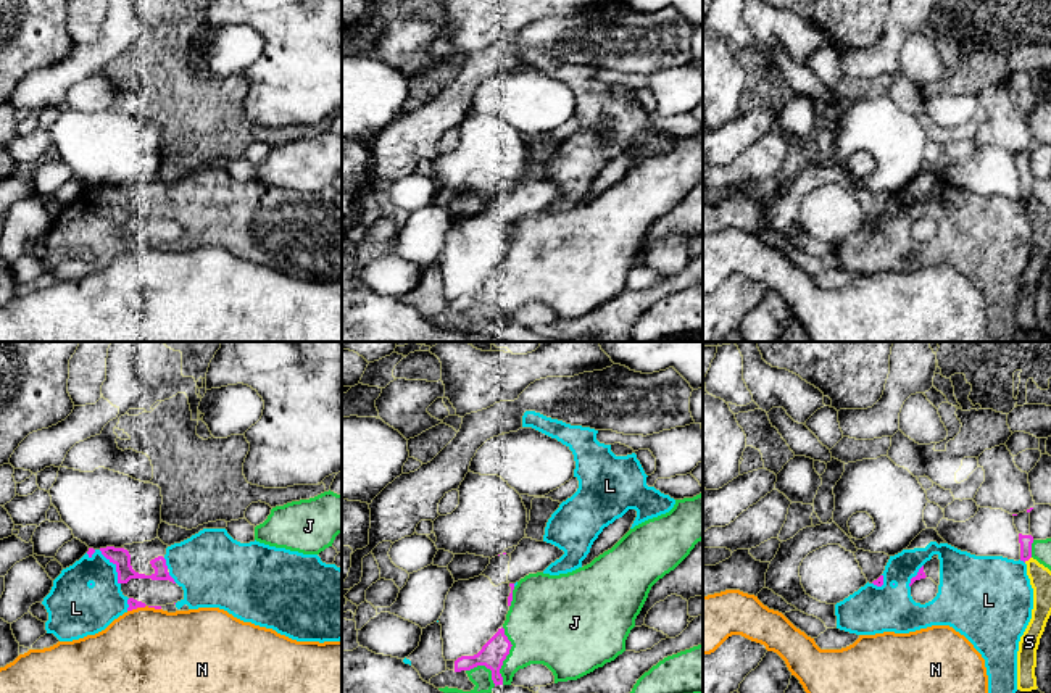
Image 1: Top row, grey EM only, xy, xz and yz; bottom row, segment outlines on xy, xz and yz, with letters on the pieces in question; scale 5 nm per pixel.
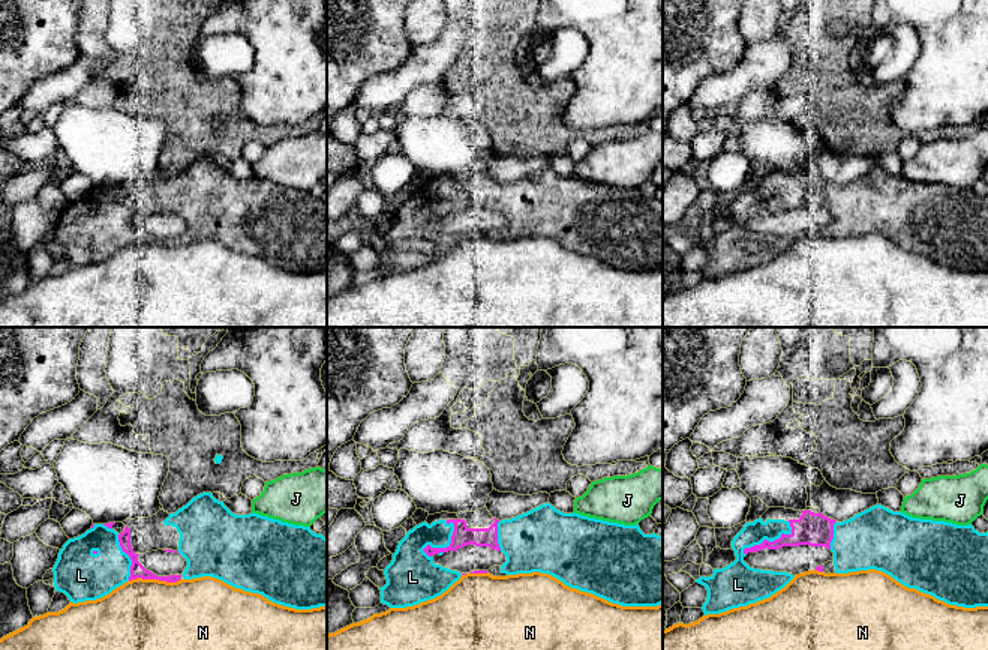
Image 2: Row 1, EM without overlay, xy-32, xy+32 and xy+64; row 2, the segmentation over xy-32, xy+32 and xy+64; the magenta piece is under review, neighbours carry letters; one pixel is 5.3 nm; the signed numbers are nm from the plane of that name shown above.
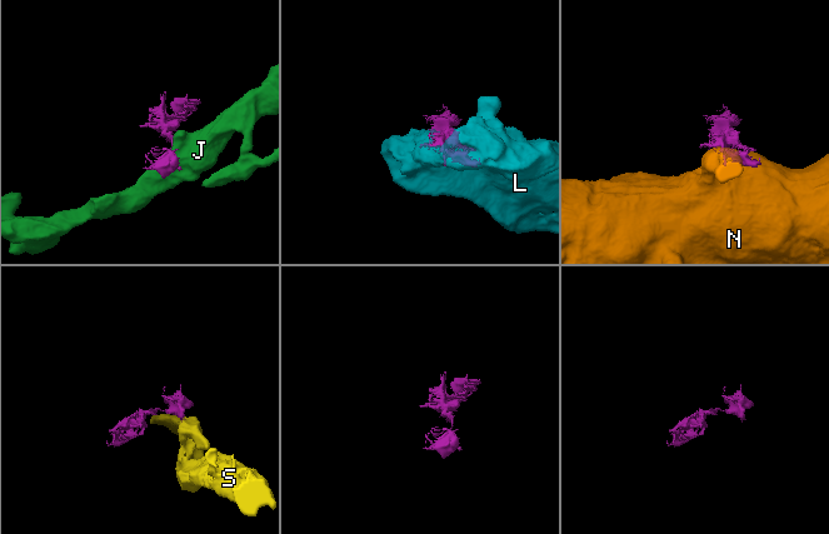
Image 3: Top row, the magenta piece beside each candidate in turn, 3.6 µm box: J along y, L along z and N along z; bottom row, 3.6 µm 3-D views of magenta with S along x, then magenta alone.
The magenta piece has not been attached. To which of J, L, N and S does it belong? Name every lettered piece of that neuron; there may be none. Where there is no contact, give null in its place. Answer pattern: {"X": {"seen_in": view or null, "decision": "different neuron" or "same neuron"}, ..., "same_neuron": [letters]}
{"J": {"seen_in": "xz", "decision": "different neuron"}, "L": {"seen_in": "xy", "decision": "same neuron"}, "N": {"seen_in": "xy", "decision": "different neuron"}, "S": {"seen_in": "yz", "decision": "different neuron"}, "same_neuron": ["L"]}

